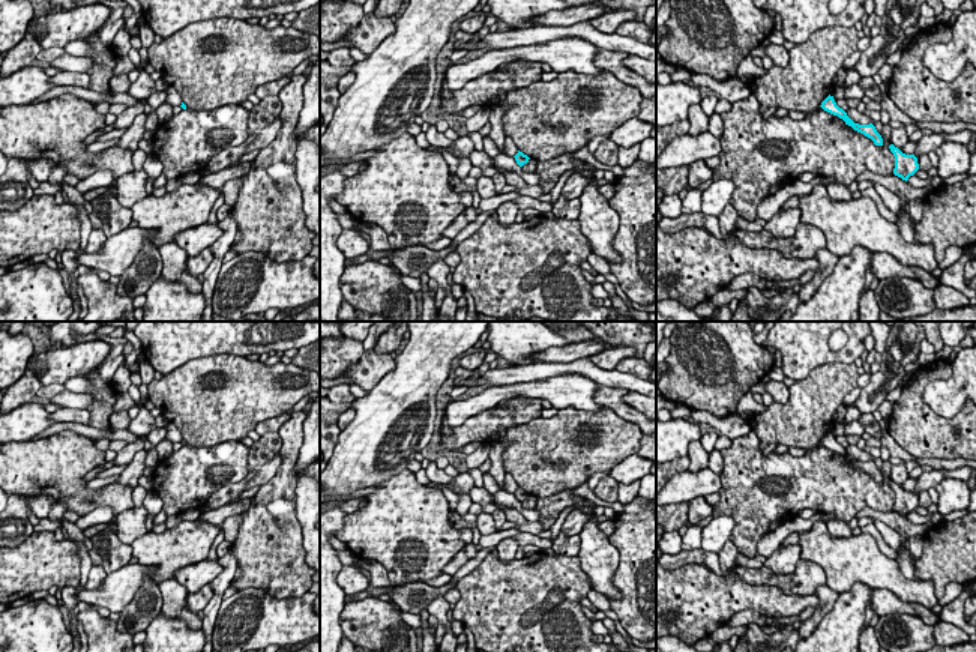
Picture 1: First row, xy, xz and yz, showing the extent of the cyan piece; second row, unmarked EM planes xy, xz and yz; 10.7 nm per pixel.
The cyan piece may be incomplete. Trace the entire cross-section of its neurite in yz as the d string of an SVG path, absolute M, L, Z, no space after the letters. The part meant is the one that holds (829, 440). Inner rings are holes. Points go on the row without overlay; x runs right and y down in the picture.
M827 433L821 442L820 442L824 448L838 452L839 455L842 455L845 458L845 461L851 463L854 467L863 470L865 473L871 475L874 478L875 482L883 482L883 475L881 472L877 469L875 463L872 460L869 461L859 461L854 460L847 449L839 445L833 436L833 433Z

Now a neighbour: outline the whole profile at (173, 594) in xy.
M176 578L158 583L162 595L162 614L170 619L183 619L192 631L203 628L203 620L186 605L188 590Z

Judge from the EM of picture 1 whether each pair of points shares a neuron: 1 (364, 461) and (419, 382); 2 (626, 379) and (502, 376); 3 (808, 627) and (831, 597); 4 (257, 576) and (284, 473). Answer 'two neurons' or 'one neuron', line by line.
1: one neuron
2: one neuron
3: one neuron
4: one neuron

